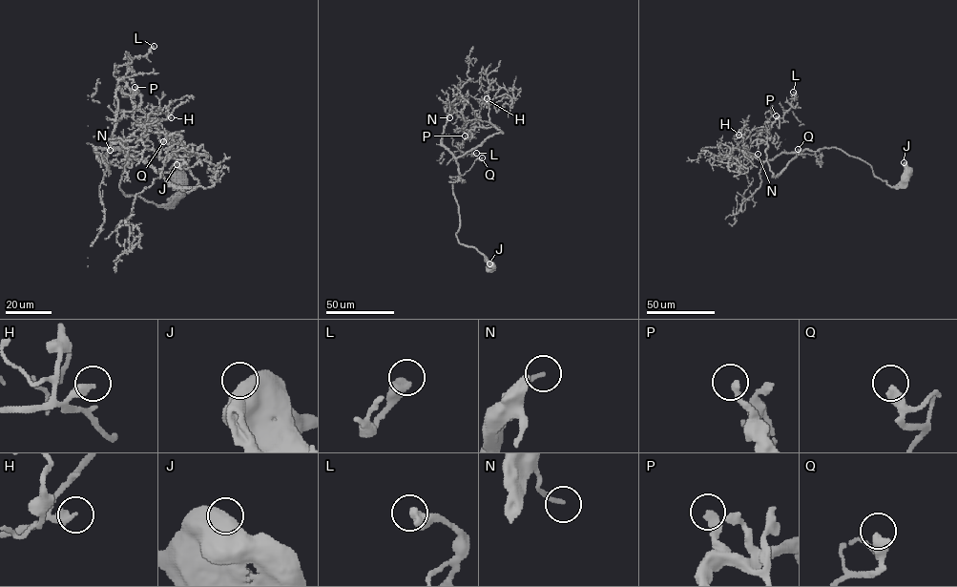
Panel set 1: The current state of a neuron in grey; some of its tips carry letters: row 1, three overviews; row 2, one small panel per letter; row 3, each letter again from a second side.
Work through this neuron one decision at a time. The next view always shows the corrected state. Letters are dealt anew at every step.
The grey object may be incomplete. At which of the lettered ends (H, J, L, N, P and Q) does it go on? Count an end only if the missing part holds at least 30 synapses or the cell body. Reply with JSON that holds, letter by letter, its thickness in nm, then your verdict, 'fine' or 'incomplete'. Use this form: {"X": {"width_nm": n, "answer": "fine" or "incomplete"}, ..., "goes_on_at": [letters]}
{"H": {"width_nm": 340, "answer": "fine"}, "J": {"width_nm": 700, "answer": "fine"}, "L": {"width_nm": 480, "answer": "fine"}, "N": {"width_nm": 170, "answer": "fine"}, "P": {"width_nm": 320, "answer": "fine"}, "Q": {"width_nm": 440, "answer": "fine"}, "goes_on_at": []}

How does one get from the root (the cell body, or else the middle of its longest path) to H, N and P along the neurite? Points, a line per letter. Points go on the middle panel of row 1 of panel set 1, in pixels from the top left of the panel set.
H: (490, 267), (455, 235), (452, 184), (459, 167), (441, 142), (453, 101), (468, 94), (487, 98)
N: (490, 267), (455, 235), (452, 184), (459, 167), (441, 142), (449, 117)
P: (490, 267), (457, 239), (452, 184), (459, 178), (457, 158), (502, 132), (471, 127), (465, 136)

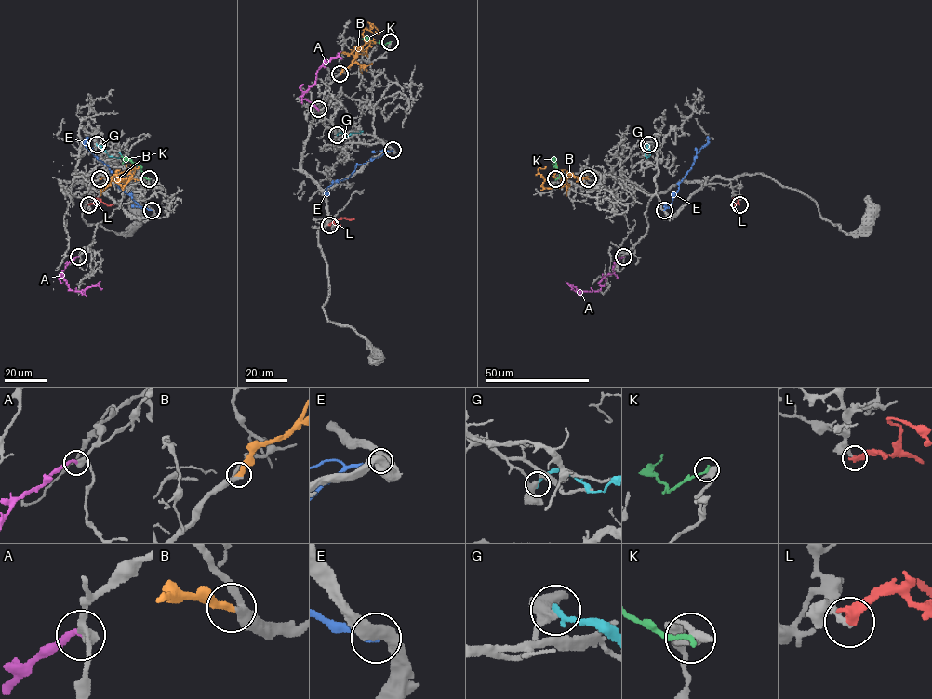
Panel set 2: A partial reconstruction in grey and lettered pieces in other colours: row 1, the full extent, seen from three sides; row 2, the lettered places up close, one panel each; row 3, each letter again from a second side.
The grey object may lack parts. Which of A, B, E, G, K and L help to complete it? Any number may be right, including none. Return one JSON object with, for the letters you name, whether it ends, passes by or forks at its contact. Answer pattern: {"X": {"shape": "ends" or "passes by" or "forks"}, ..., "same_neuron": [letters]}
{"A": {"shape": "ends"}, "B": {"shape": "ends"}, "same_neuron": ["A", "B"]}

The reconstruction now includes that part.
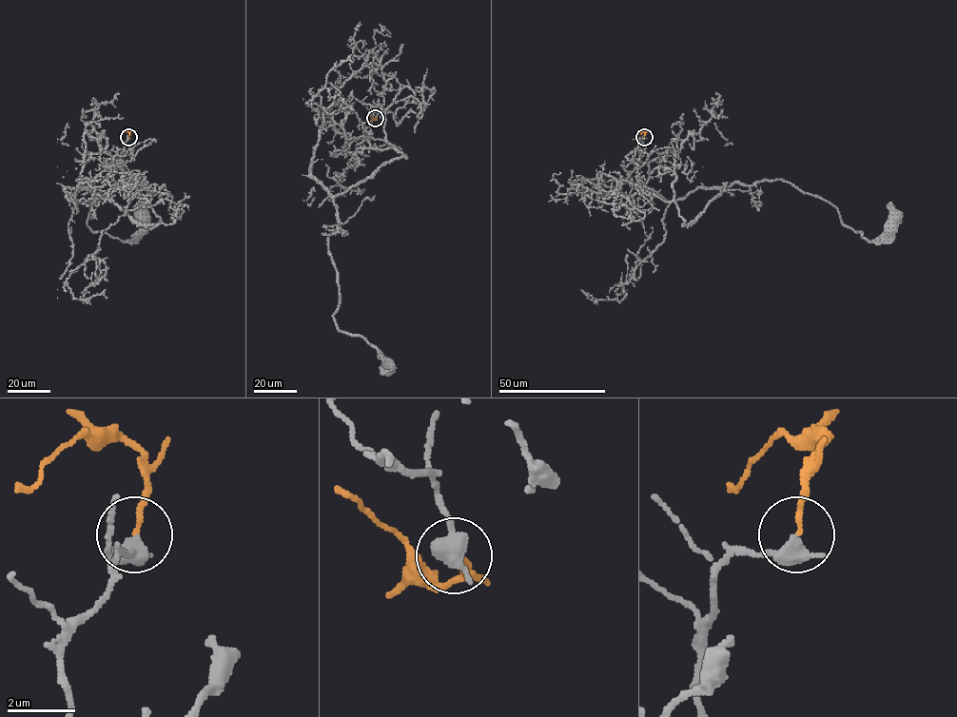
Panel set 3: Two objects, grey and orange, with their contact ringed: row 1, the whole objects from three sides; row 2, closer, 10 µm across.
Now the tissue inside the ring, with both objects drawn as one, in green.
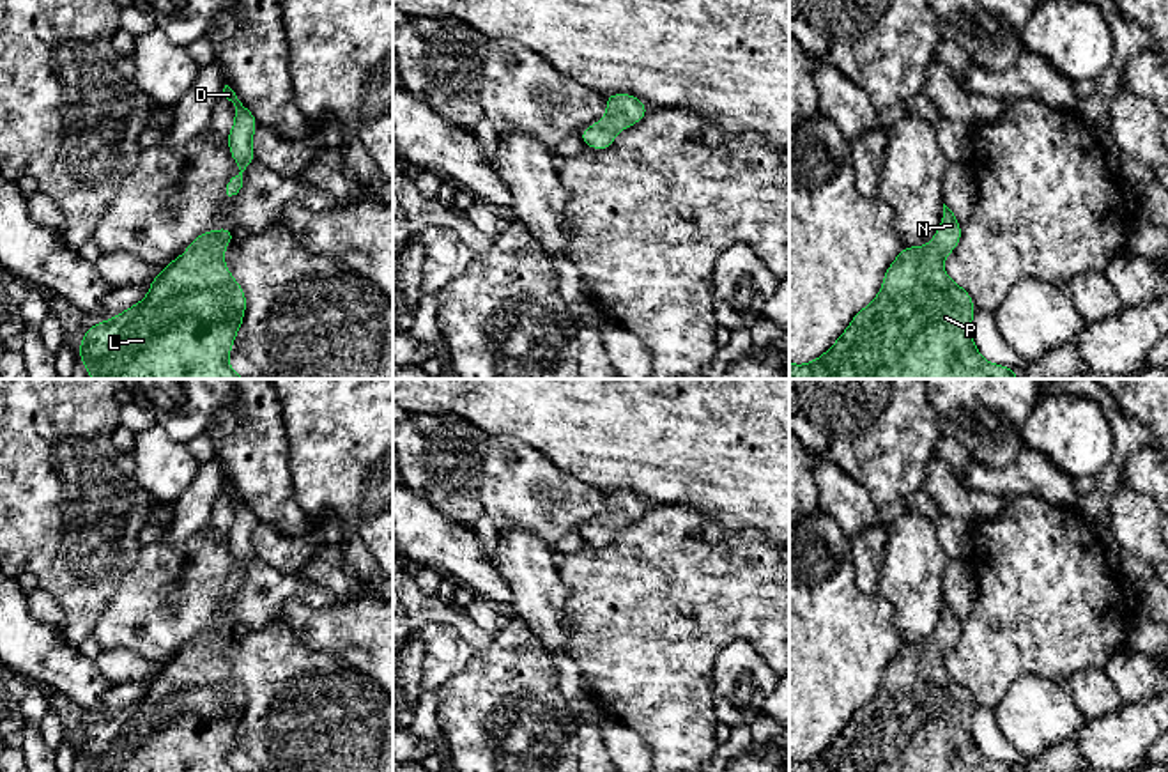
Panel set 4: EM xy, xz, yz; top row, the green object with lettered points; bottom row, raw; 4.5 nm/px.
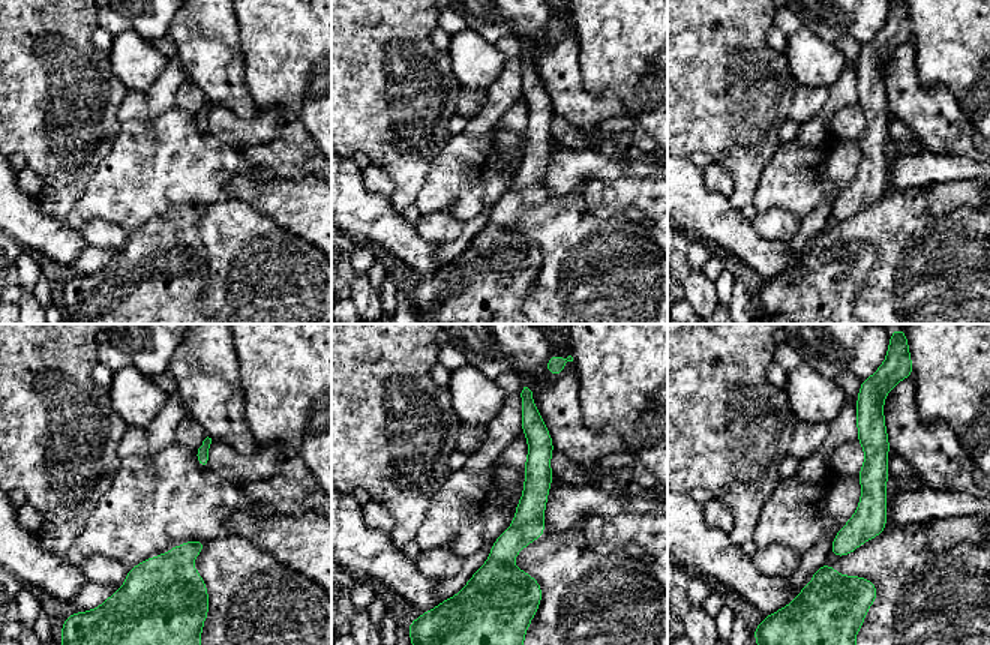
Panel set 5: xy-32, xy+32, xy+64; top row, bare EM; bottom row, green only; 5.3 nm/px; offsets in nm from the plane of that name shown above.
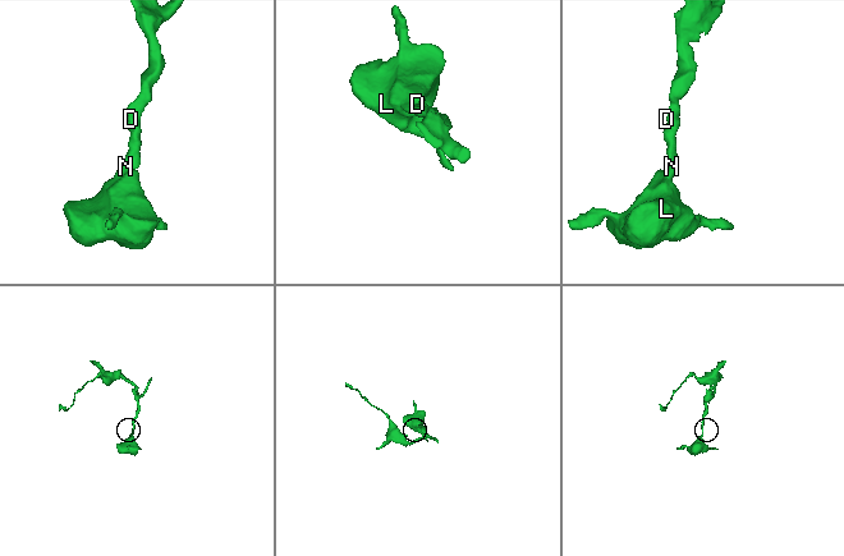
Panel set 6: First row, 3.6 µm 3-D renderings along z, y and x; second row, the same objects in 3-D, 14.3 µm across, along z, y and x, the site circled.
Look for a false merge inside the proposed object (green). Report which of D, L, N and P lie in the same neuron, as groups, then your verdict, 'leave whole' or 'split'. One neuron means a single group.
groups D L N P; leave whole

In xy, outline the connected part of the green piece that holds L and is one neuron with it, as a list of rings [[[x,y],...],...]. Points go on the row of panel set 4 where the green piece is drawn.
[[[207,230],[154,276],[143,301],[124,310],[113,319],[88,328],[78,349],[92,379],[246,379],[228,365],[235,335],[242,324],[246,296],[225,266],[225,246],[234,241],[234,230]]]

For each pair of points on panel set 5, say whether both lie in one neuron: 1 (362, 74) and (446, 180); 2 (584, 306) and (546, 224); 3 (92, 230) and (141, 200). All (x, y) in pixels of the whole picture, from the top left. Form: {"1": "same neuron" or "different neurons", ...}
{"1": "different neurons", "2": "same neuron", "3": "different neurons"}

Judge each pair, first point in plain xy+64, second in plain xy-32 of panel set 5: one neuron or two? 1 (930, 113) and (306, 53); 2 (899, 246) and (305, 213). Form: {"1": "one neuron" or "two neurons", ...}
{"1": "two neurons", "2": "two neurons"}

